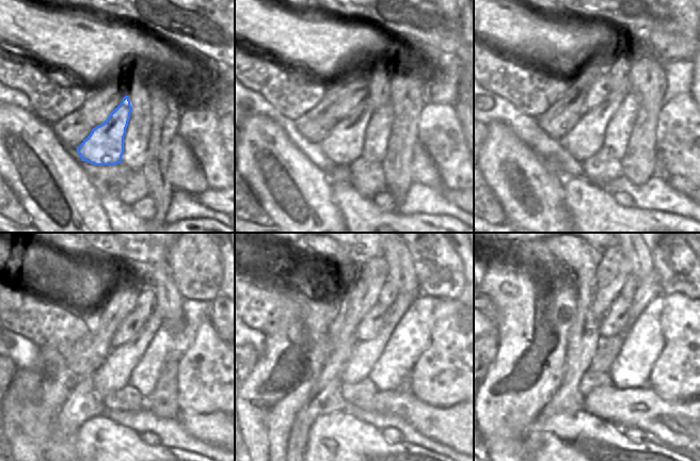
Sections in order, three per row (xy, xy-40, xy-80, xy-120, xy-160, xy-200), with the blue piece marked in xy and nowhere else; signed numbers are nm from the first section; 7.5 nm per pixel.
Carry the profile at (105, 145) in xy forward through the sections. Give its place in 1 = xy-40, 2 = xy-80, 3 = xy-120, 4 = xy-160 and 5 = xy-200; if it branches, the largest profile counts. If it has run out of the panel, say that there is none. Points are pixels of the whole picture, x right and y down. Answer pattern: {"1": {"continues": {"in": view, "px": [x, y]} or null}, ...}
{"1": {"continues": {"in": "xy-40", "px": [344, 144]}}, "2": {"continues": {"in": "xy-80", "px": [586, 138]}}, "3": {"continues": {"in": "xy-120", "px": [113, 374]}}, "4": {"continues": {"in": "xy-160", "px": [365, 354]}}, "5": {"continues": {"in": "xy-200", "px": [608, 349]}}}

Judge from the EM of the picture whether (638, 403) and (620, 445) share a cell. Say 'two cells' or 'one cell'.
two cells

